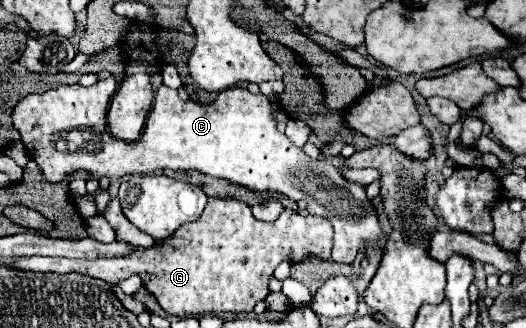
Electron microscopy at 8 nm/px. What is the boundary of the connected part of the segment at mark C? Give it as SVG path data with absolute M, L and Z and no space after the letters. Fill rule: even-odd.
M106 78L102 82L96 82L90 88L82 88L78 84L74 86L60 86L58 90L48 90L50 96L46 100L40 100L38 108L38 126L32 128L32 132L22 134L22 144L26 146L30 158L42 168L42 174L48 182L64 182L74 172L88 172L90 178L100 180L102 176L108 178L122 178L126 174L150 174L154 170L198 170L202 174L224 178L234 184L242 184L256 192L280 192L292 200L306 200L308 212L322 216L330 220L334 226L334 248L332 248L332 260L352 264L358 246L362 242L380 242L382 240L382 228L378 224L378 216L372 208L372 202L366 198L366 188L354 182L348 182L342 178L340 170L332 166L328 160L312 160L302 152L302 148L296 148L282 132L276 130L276 124L270 116L272 104L262 94L250 94L248 90L226 90L220 92L218 98L210 106L194 104L192 100L182 102L178 92L160 86L154 98L154 106L148 114L144 132L136 142L124 142L110 134L106 126L106 112L108 102L112 98L112 84L114 78Z

